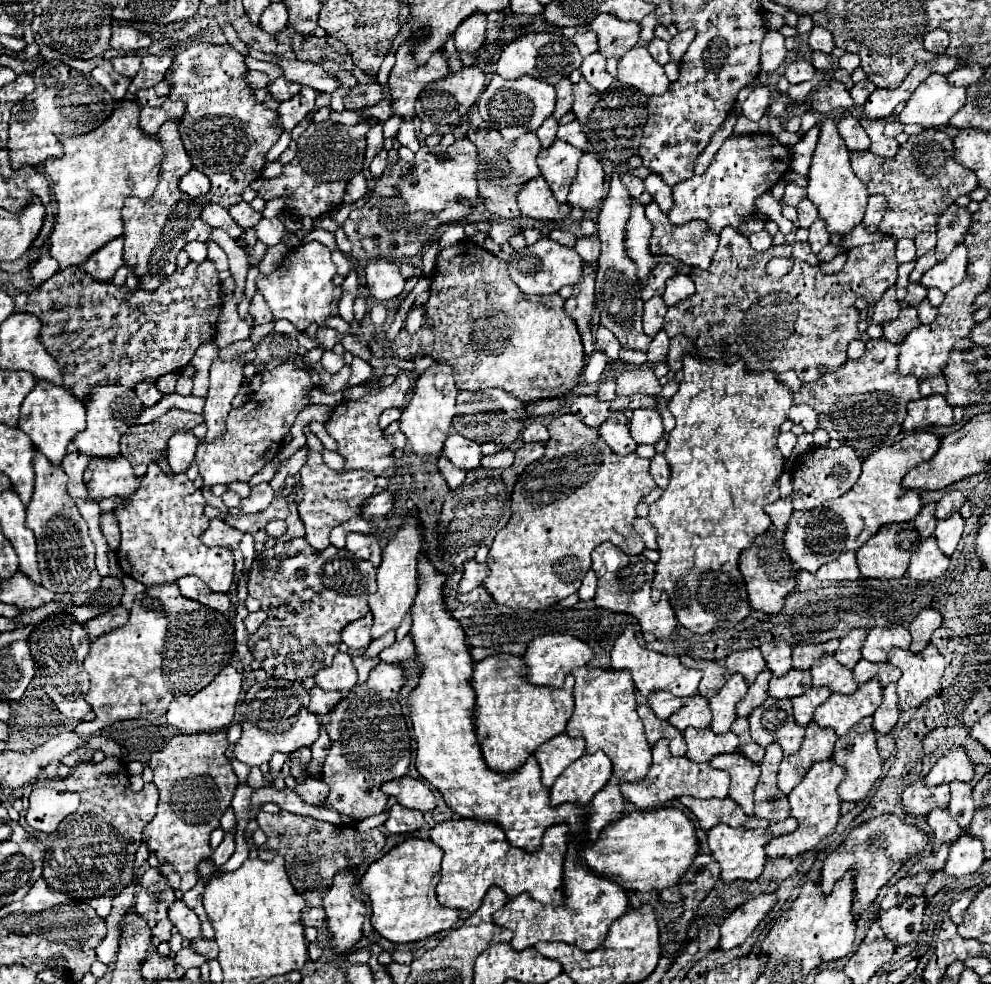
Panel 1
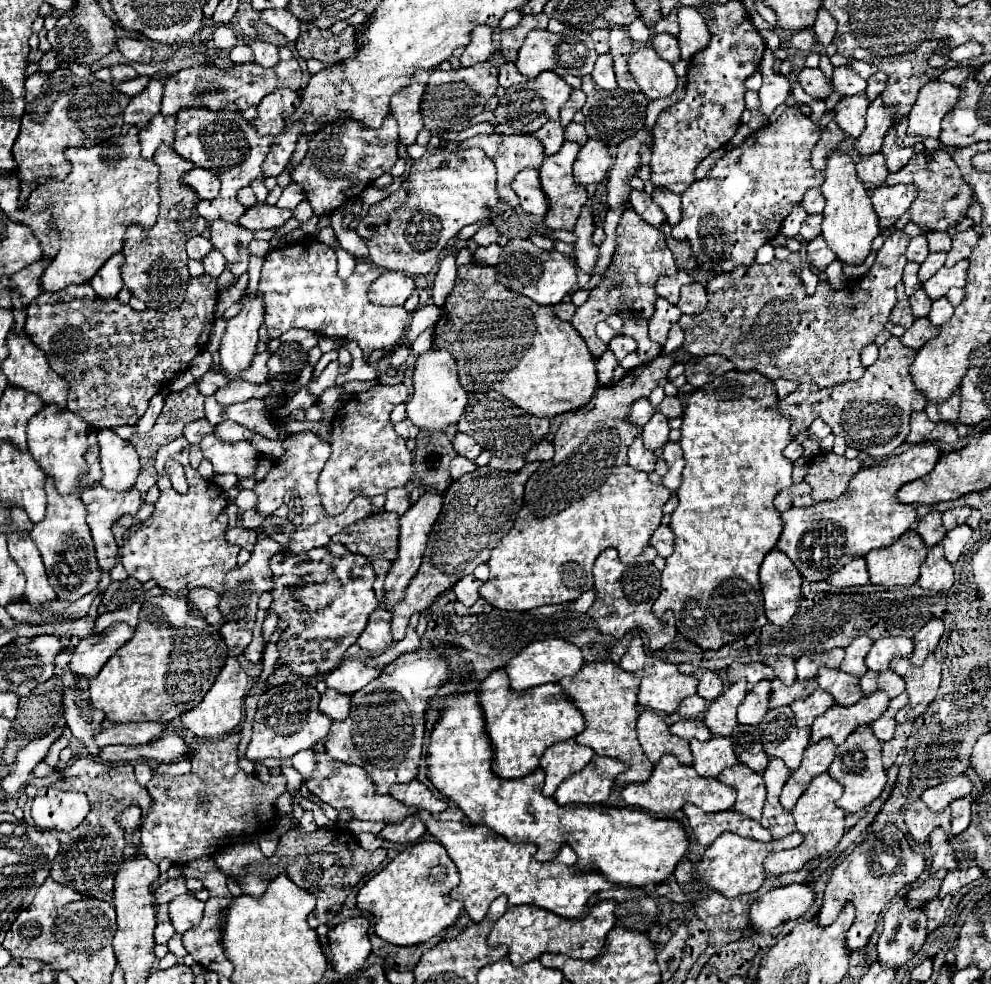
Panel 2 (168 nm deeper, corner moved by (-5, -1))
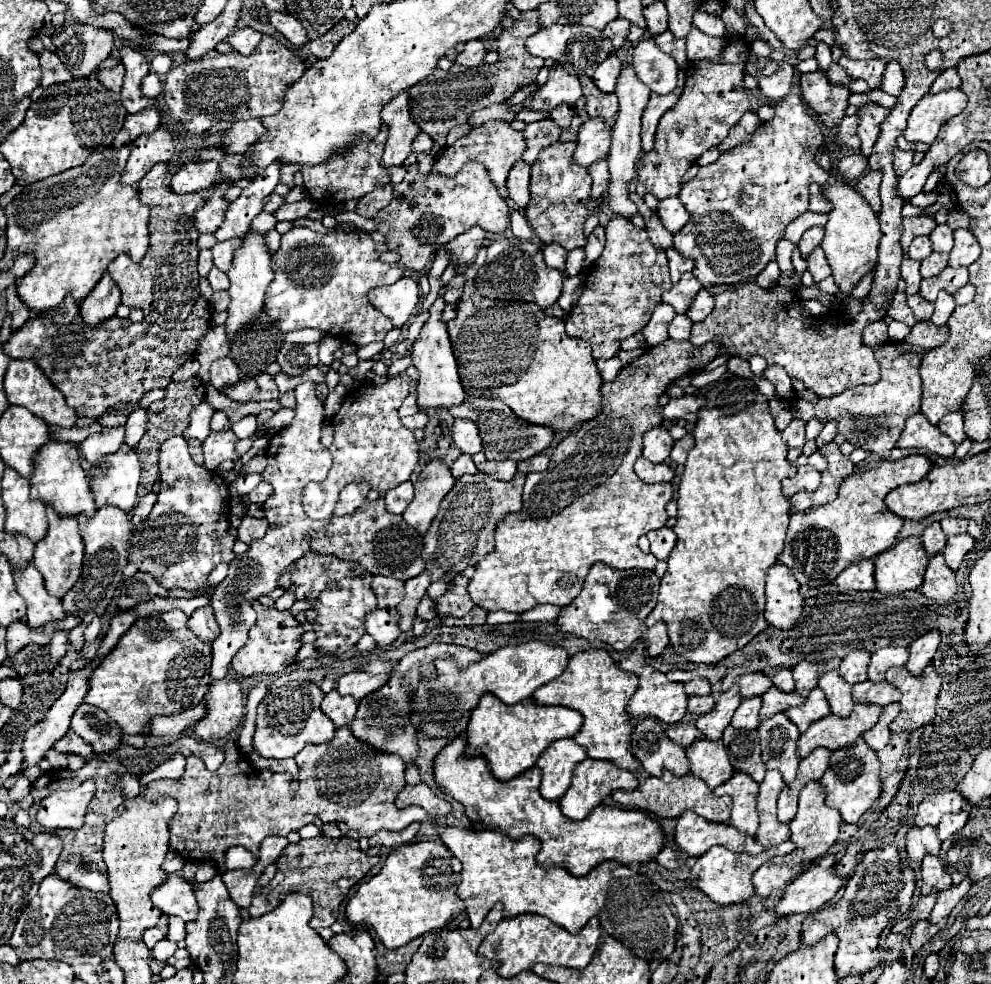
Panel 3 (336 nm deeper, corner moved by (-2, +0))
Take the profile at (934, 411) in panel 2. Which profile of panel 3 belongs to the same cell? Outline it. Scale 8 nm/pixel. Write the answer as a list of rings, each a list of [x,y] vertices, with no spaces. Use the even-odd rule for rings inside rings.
[[[950,412],[948,416],[944,416],[942,422],[938,424],[938,428],[944,434],[948,434],[954,444],[960,444],[960,442],[964,442],[968,438],[966,432],[964,432],[964,420],[962,420],[960,412]]]

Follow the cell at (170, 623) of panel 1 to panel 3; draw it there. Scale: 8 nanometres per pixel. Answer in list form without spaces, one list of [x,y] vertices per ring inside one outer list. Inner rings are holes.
[[[182,610],[138,618],[134,626],[120,638],[114,650],[98,664],[98,668],[94,668],[92,676],[88,678],[90,690],[84,702],[104,710],[122,728],[124,734],[144,734],[146,724],[154,716],[174,714],[180,712],[180,708],[188,708],[192,704],[202,702],[204,694],[208,692],[208,680],[210,680],[208,668],[212,662],[212,648],[200,642],[200,638],[192,636],[192,630],[188,628],[186,622],[188,618]]]

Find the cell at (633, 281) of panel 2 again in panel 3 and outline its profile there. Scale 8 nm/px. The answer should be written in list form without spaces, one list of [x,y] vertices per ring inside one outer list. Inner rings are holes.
[[[614,216],[606,226],[606,248],[588,274],[576,306],[568,312],[566,334],[588,340],[592,344],[592,356],[596,360],[608,360],[618,354],[624,338],[640,332],[648,324],[652,310],[662,302],[662,292],[670,286],[664,250],[652,246],[646,230],[632,226],[626,218]]]

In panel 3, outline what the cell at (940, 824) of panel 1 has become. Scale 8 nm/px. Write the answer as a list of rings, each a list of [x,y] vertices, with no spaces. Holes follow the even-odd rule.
[[[926,856],[922,862],[922,888],[920,894],[926,896],[930,892],[942,892],[942,888],[948,888],[952,884],[952,878],[942,868],[940,860],[934,856]]]

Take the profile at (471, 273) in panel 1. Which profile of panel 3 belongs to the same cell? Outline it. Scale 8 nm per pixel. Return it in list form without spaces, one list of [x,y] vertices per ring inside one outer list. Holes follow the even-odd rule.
[[[468,280],[464,284],[464,294],[458,302],[458,316],[448,322],[448,332],[458,360],[458,370],[462,386],[472,398],[498,398],[516,416],[530,424],[554,428],[554,432],[572,432],[578,424],[596,418],[602,412],[602,376],[596,368],[596,360],[588,348],[588,342],[570,338],[564,332],[564,322],[560,318],[550,318],[532,302],[502,304],[496,300],[482,298],[476,284]]]

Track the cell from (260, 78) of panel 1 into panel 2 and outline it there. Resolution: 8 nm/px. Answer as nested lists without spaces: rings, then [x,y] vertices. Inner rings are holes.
[[[279,47],[279,65],[265,69],[257,63],[239,63],[229,73],[219,71],[209,61],[199,63],[189,69],[181,69],[171,75],[165,83],[165,93],[161,101],[163,115],[177,115],[183,107],[207,107],[207,109],[239,109],[245,111],[251,105],[259,105],[259,101],[279,87],[299,89],[301,87],[301,67],[291,53],[289,47]]]

